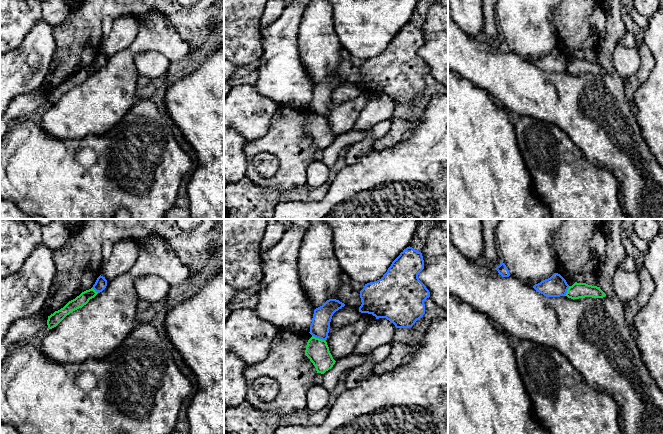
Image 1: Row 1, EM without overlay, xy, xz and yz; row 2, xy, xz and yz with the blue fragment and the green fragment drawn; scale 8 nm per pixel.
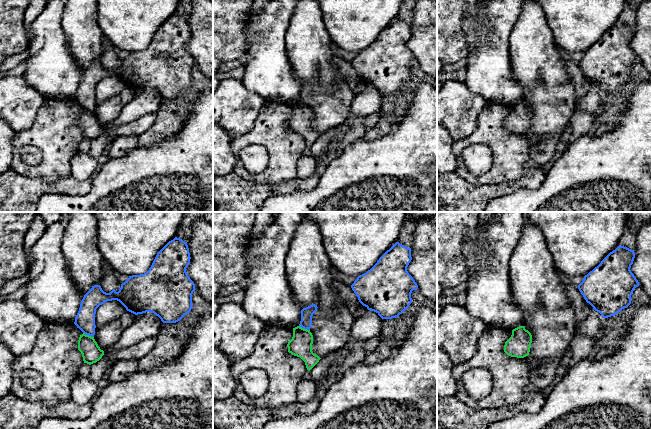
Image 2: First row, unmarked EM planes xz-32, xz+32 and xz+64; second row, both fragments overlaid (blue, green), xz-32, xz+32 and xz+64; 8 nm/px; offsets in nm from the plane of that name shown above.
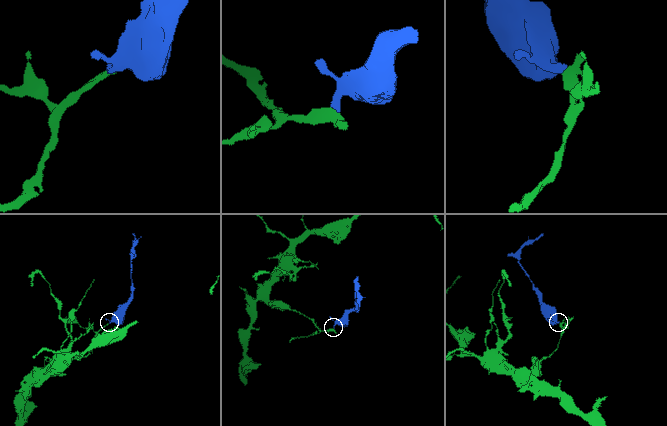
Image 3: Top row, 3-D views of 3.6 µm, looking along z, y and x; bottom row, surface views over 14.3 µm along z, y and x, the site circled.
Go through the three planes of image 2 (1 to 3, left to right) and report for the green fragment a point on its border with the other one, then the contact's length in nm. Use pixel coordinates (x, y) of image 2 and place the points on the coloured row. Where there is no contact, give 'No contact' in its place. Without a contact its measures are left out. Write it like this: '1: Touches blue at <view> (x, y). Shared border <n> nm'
1: Touches blue at xz-32 (88, 334). Shared border 100 nm
2: Touches blue at xz+32 (304, 328). Shared border 100 nm
3: No contact

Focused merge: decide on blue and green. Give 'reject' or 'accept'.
reject

